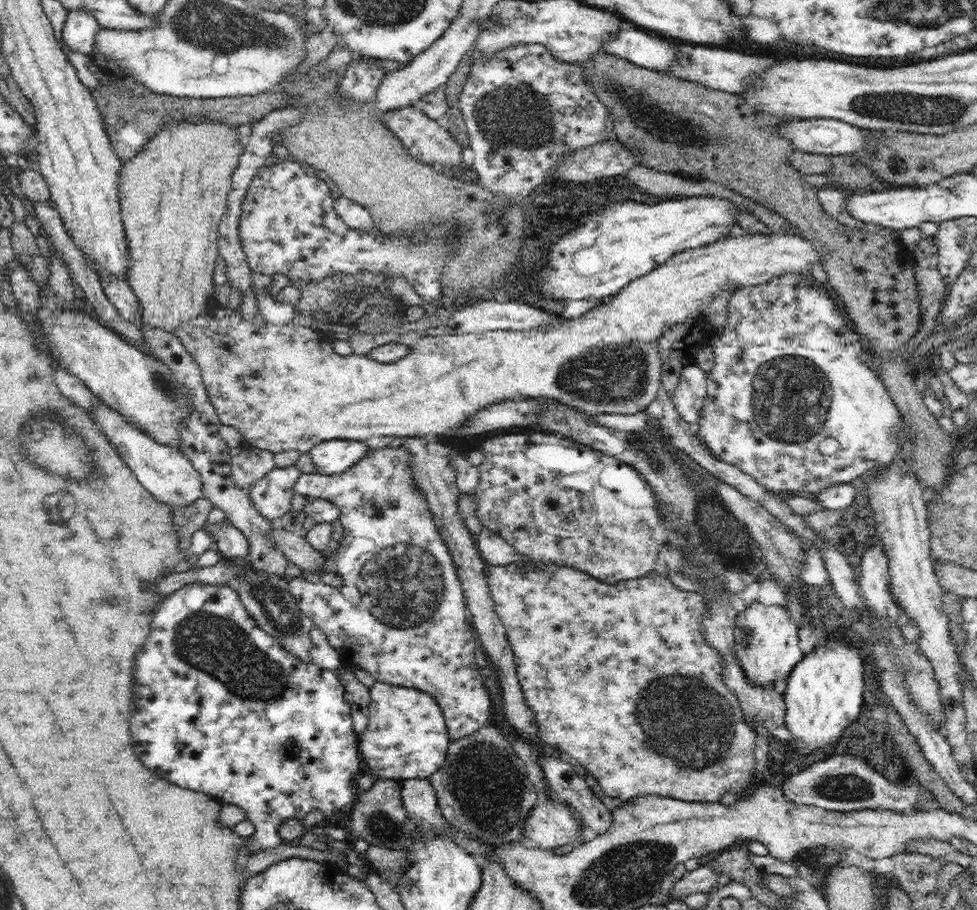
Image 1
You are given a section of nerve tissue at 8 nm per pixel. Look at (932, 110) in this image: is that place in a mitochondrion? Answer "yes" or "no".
yes

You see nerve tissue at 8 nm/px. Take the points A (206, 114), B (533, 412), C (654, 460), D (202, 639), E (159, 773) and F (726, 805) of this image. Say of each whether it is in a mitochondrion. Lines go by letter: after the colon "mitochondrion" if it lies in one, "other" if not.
A: other
B: other
C: mitochondrion
D: mitochondrion
E: other
F: other

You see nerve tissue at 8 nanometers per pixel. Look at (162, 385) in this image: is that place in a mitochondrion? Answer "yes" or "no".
yes

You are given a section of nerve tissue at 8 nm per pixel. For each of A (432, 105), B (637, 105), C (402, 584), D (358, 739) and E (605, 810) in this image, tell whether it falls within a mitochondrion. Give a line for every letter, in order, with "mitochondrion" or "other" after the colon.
A: other
B: mitochondrion
C: mitochondrion
D: other
E: other

